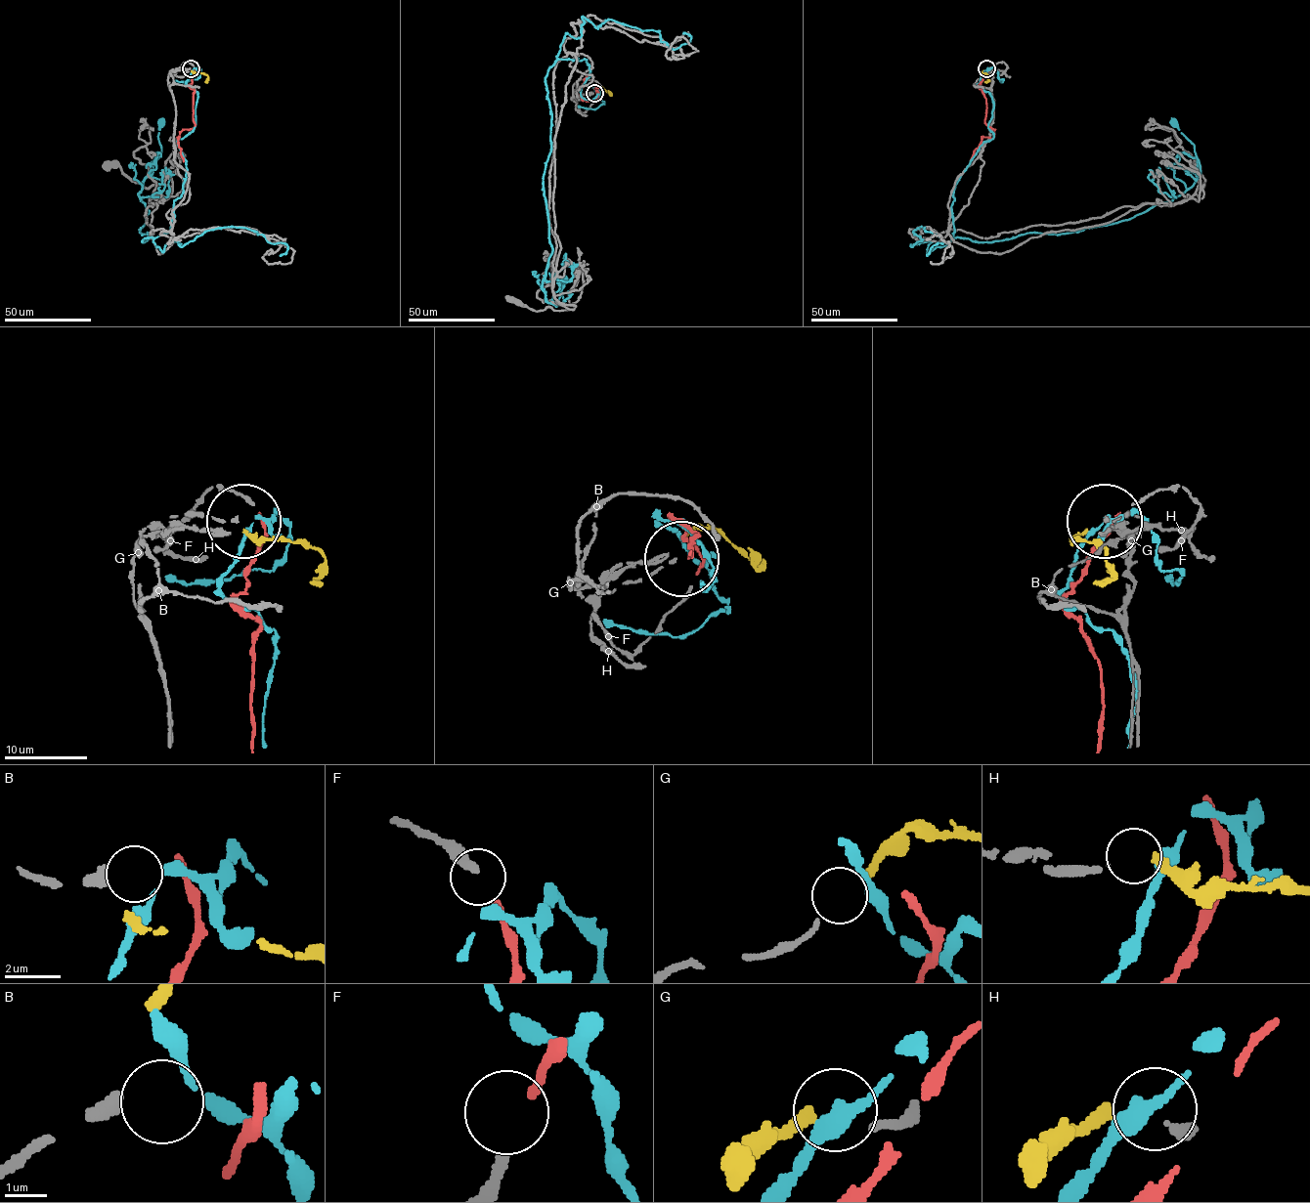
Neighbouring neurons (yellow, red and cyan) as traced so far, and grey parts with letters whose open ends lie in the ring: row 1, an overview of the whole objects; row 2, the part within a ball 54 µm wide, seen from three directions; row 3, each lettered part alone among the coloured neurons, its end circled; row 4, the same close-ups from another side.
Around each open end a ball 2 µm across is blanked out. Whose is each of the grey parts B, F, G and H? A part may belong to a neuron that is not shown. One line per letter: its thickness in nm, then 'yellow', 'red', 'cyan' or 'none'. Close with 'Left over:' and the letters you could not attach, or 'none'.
B: 440 nm | none
F: 240 nm | red
G: 190 nm | yellow
H: 170 nm | none
Left over: B, H

